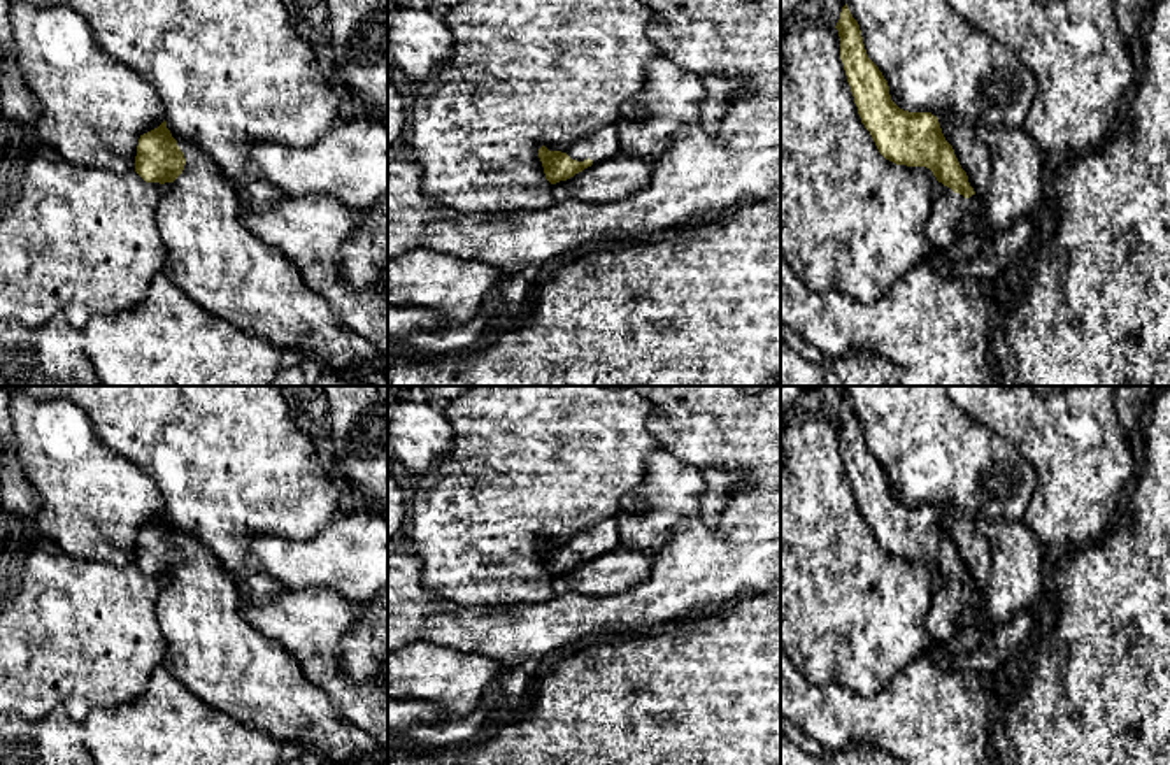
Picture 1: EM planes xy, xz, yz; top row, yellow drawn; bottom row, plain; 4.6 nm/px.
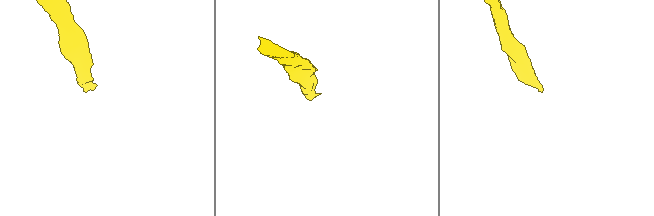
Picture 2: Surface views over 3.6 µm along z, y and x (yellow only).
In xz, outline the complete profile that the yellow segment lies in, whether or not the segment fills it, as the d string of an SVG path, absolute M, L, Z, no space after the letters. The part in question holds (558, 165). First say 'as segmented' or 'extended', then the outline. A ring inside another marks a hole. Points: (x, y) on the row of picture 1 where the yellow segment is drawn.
extended; M616 125L582 135L561 151L549 151L546 146L539 149L546 179L551 184L567 181L591 165L619 156L623 156L623 151Z

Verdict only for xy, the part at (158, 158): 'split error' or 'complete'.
split error

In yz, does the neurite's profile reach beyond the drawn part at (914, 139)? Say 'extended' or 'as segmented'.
extended

